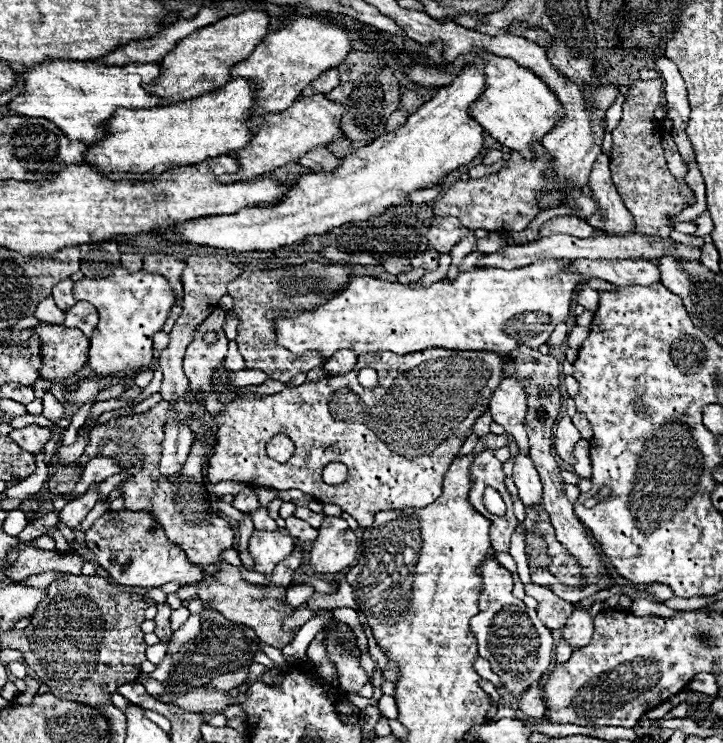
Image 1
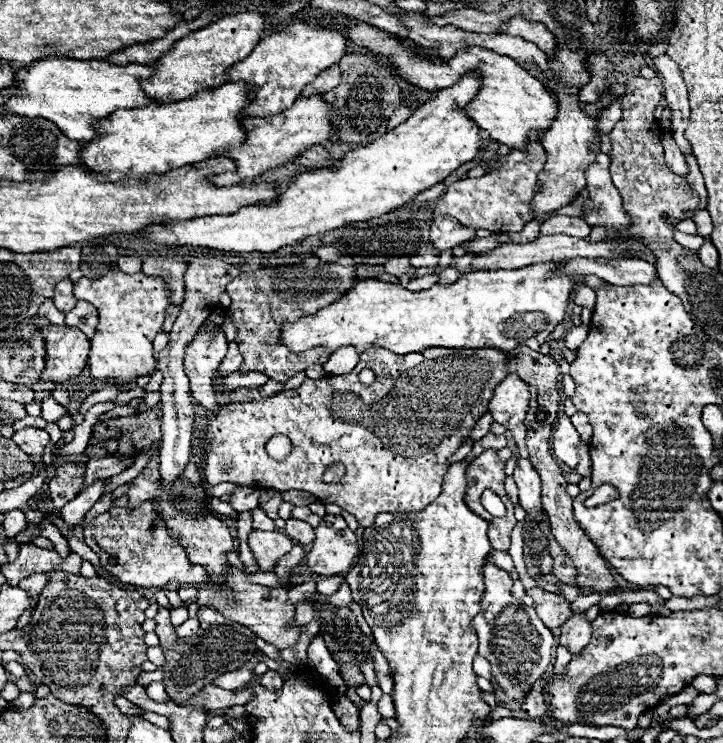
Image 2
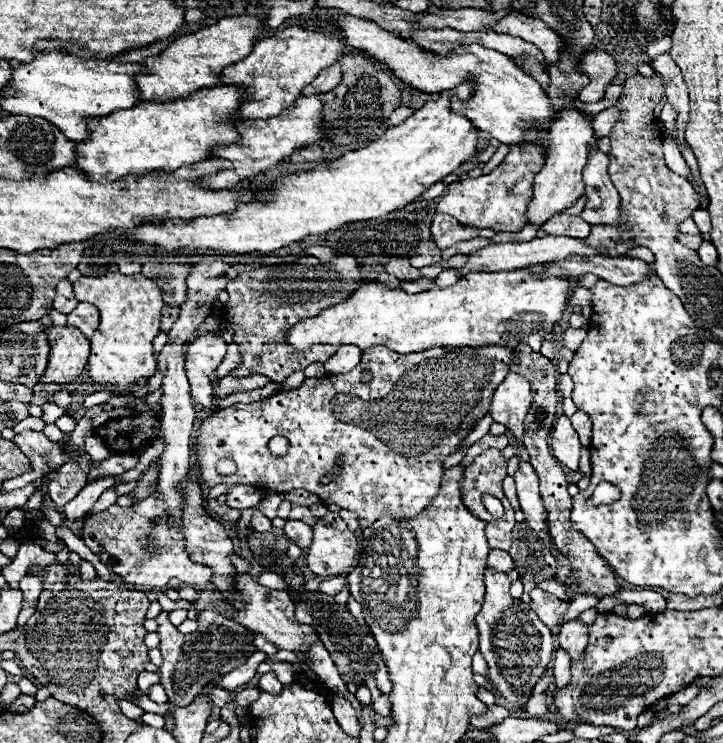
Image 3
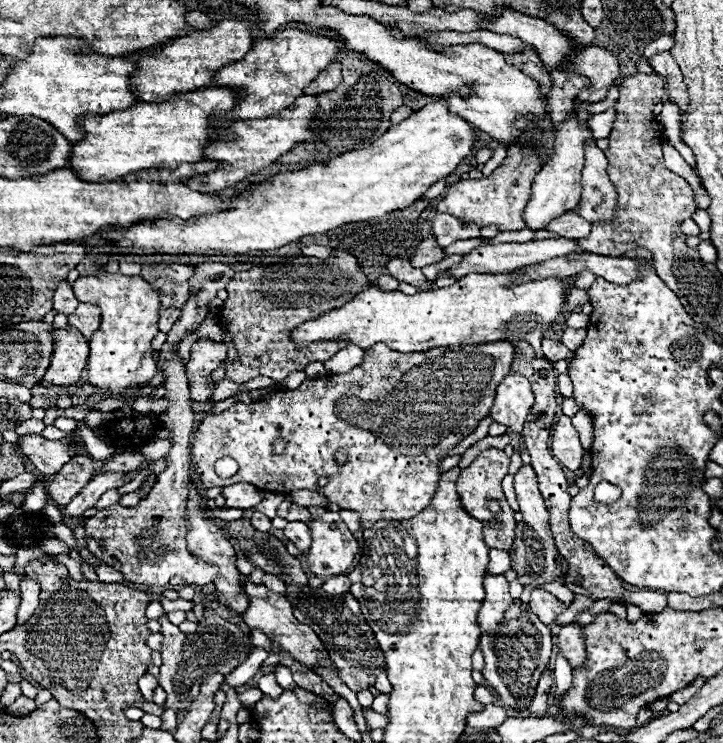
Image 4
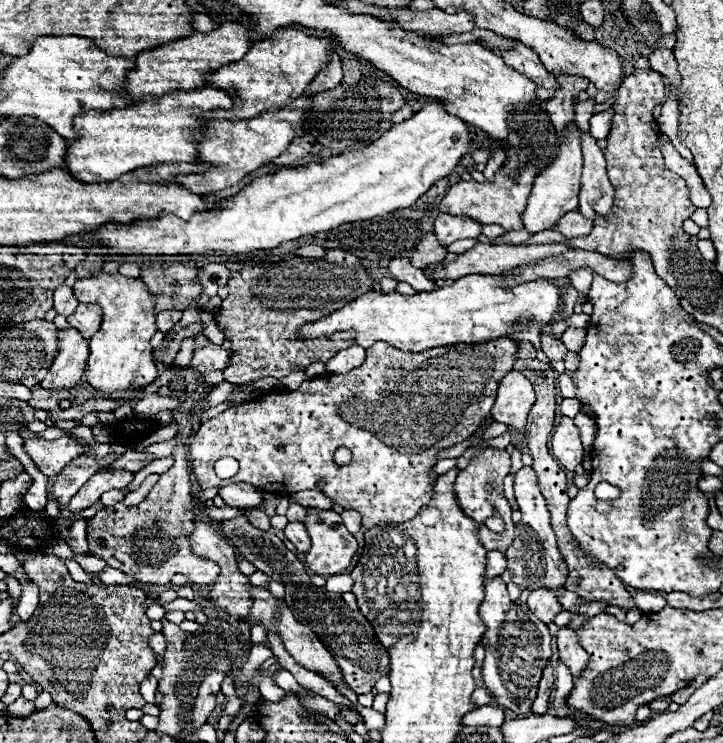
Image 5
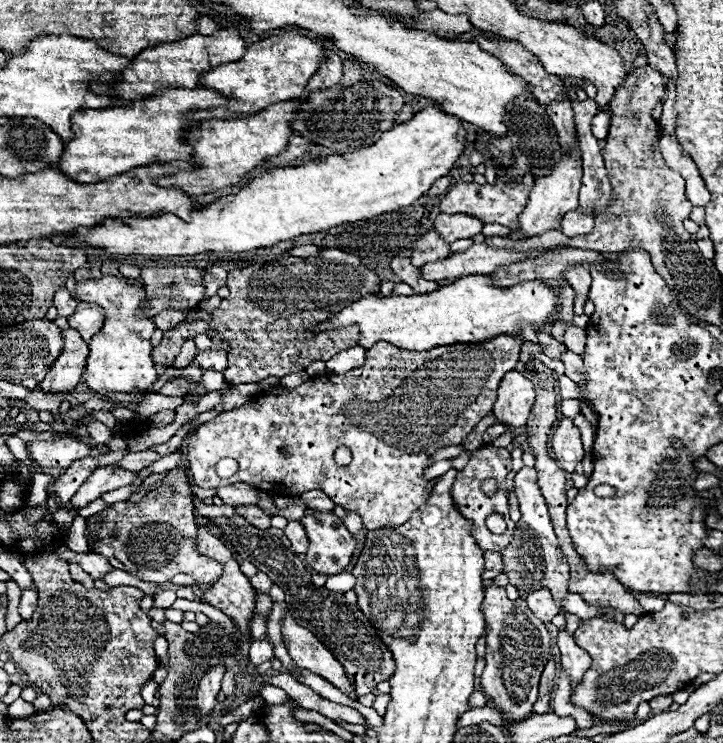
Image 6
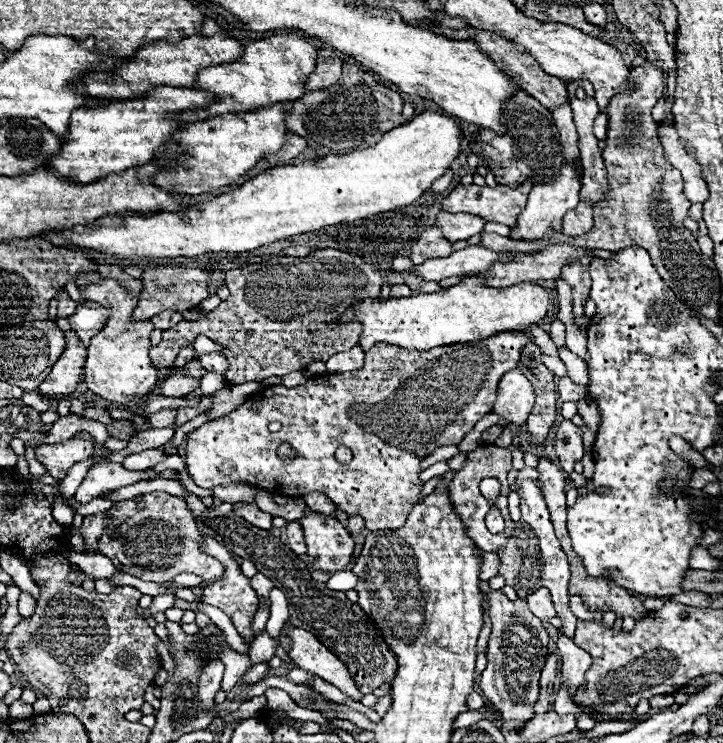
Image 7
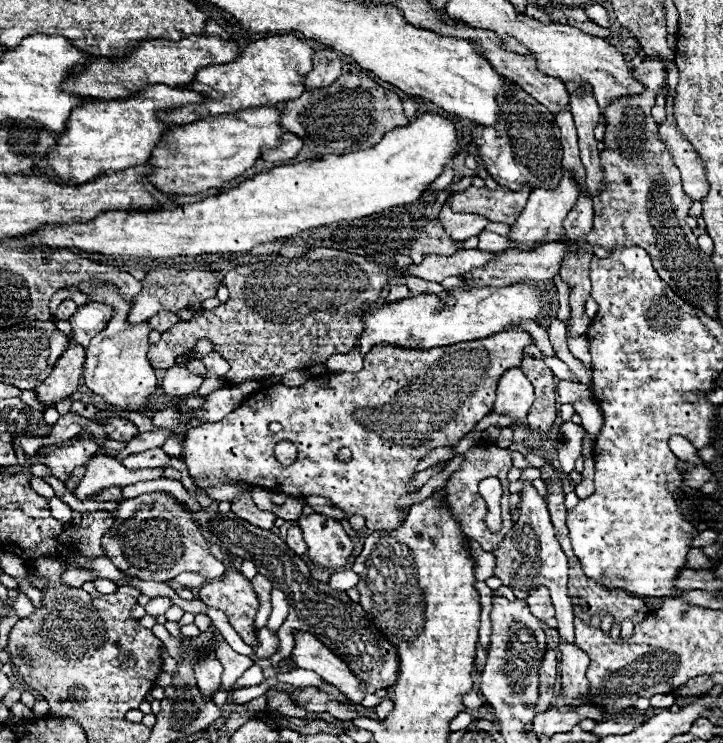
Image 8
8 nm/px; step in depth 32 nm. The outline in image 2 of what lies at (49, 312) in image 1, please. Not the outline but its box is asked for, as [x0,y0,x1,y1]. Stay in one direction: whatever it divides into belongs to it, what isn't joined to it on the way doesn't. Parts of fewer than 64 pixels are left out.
[38,298,64,324]

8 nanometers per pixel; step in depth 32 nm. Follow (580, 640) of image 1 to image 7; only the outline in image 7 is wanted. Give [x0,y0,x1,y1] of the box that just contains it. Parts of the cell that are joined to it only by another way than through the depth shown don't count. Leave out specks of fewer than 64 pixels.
[558,634,590,696]

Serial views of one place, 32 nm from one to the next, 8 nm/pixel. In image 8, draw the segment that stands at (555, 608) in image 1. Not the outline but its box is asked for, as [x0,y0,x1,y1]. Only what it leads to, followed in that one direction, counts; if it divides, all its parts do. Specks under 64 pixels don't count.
[526,588,554,620]

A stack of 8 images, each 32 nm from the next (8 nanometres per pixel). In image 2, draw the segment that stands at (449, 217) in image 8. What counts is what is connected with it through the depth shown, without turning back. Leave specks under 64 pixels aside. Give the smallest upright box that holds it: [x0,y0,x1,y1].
[430,216,476,250]

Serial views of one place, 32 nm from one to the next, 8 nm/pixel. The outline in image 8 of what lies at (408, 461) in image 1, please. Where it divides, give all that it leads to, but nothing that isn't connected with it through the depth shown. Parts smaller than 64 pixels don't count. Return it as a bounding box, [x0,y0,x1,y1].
[184,328,534,530]

